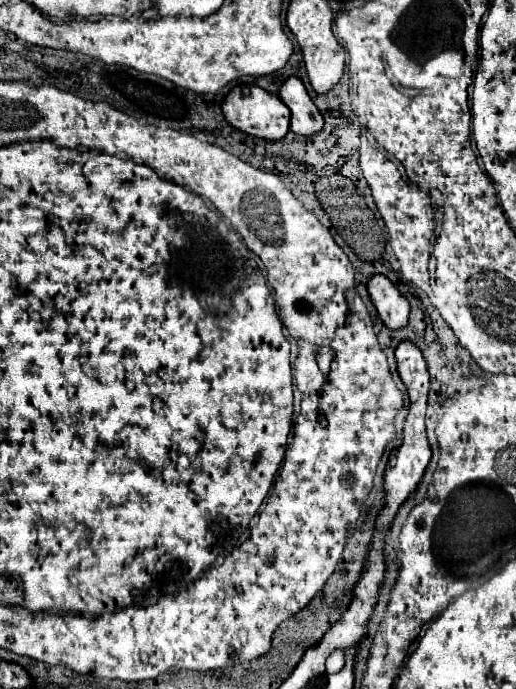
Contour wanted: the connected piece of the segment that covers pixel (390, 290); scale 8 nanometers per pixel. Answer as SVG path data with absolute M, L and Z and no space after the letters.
M375 274L367 282L367 292L385 322L387 328L397 330L407 324L409 318L409 302L403 298L403 294L391 284L387 276Z

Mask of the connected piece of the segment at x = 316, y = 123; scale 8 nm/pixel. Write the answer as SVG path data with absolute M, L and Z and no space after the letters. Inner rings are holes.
M291 76L281 84L279 98L291 110L291 130L295 134L311 136L323 128L323 116L297 76Z

